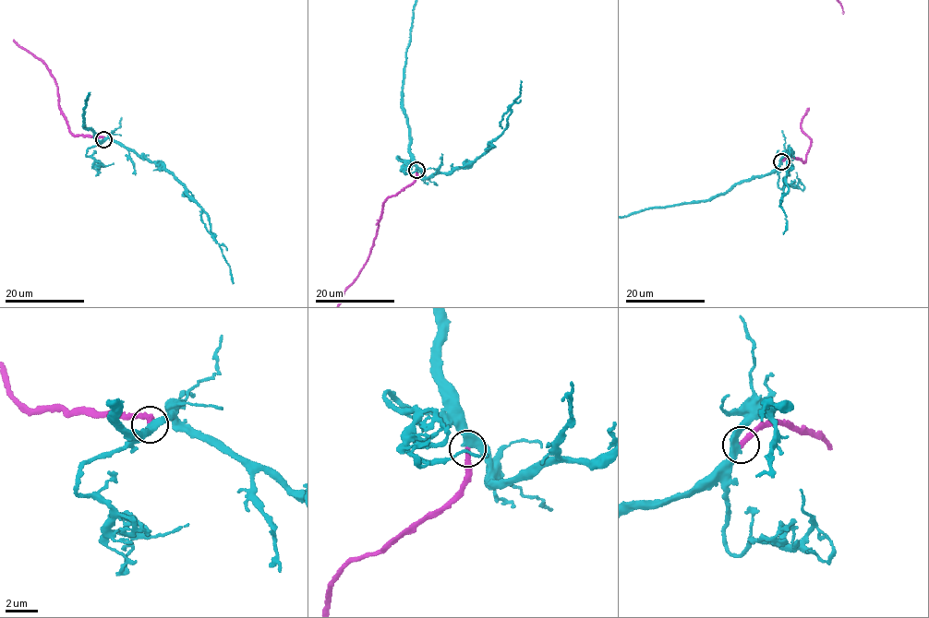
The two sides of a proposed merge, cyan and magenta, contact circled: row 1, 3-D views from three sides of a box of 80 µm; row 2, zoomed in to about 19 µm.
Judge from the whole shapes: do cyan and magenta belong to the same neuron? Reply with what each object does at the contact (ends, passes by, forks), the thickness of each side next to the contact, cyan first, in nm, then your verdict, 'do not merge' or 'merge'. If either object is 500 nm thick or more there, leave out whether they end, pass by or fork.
cyan passes by; magenta ends there; 400 nm thick on the cyan side, 320 nm on the other; merge

